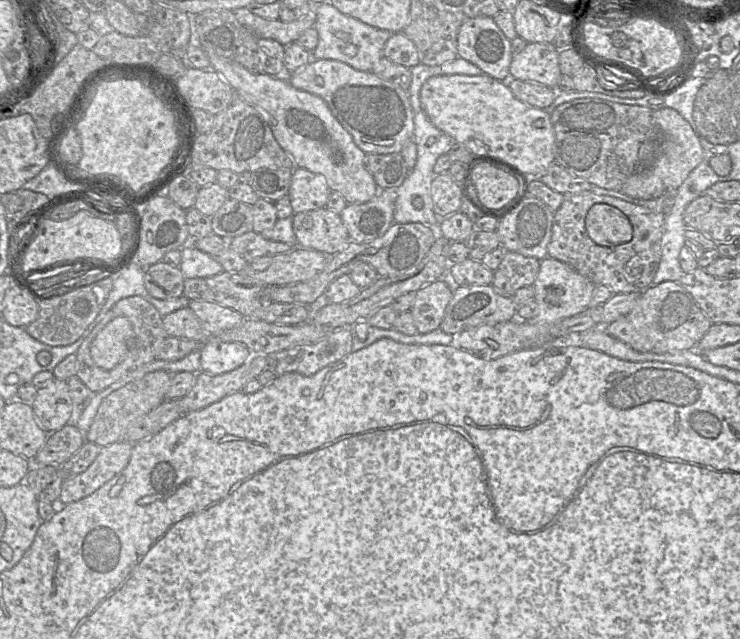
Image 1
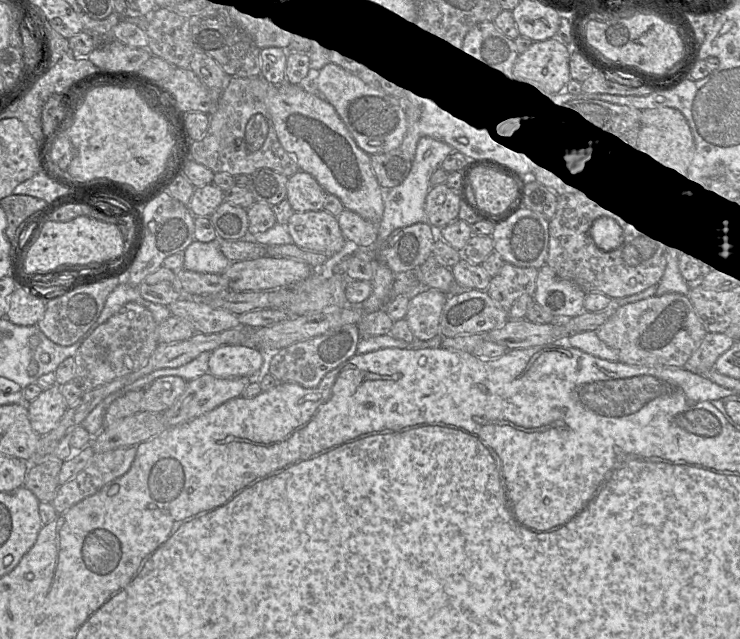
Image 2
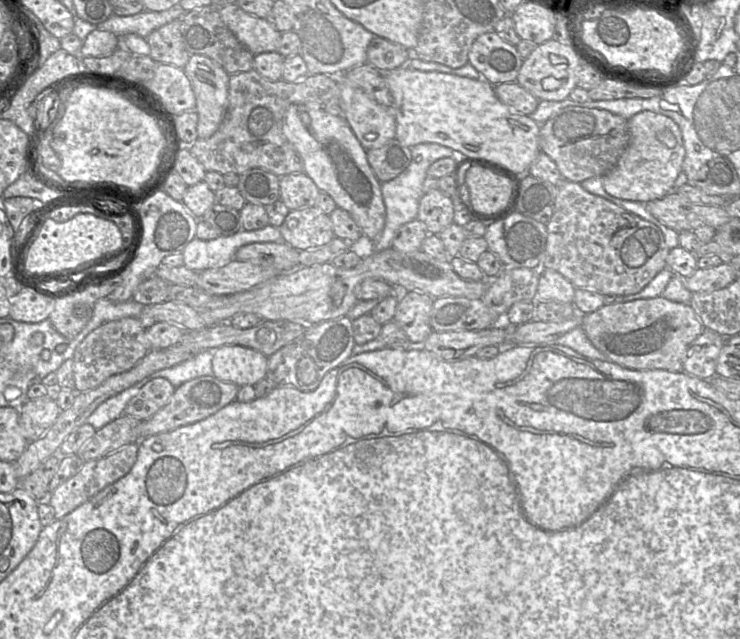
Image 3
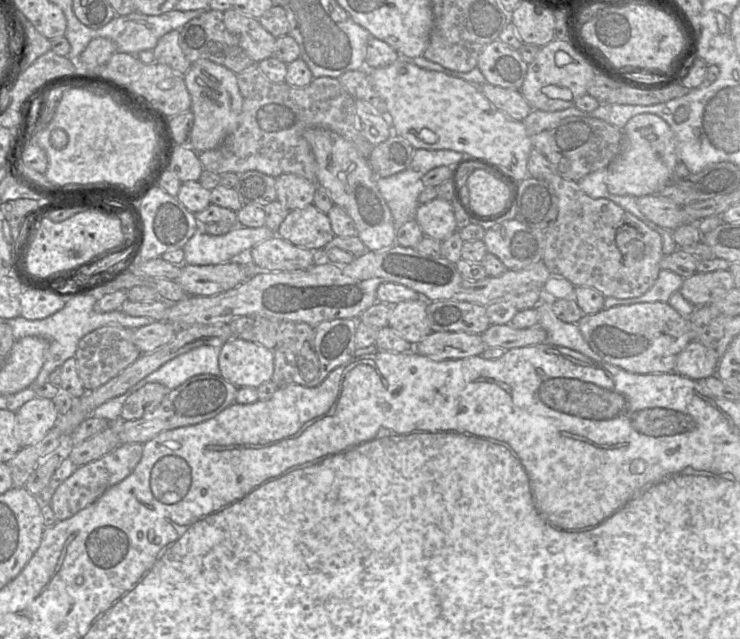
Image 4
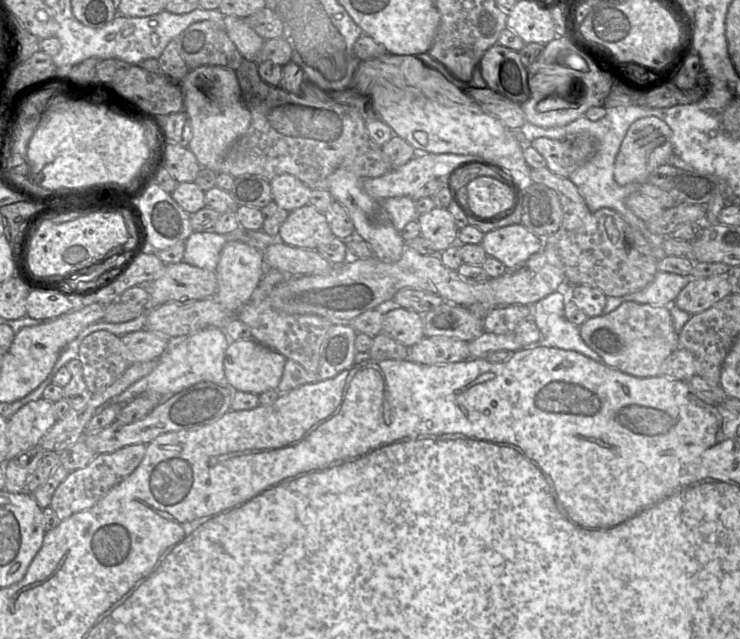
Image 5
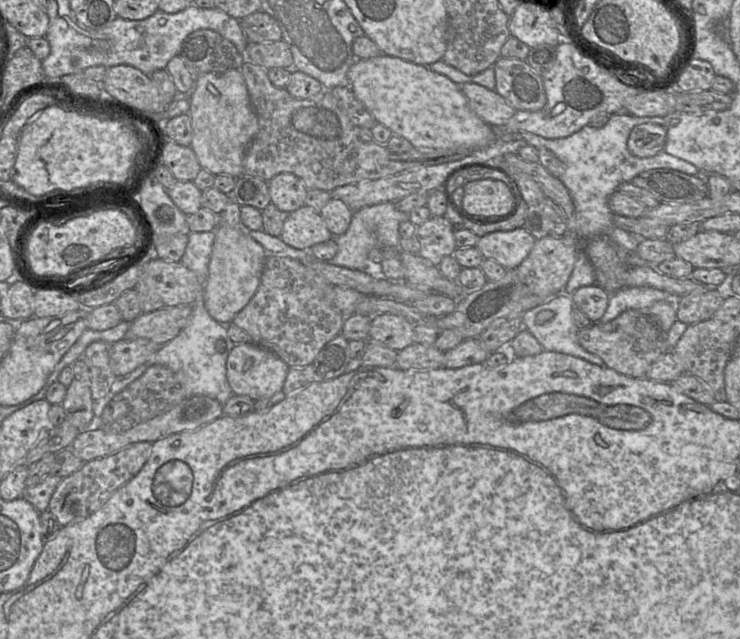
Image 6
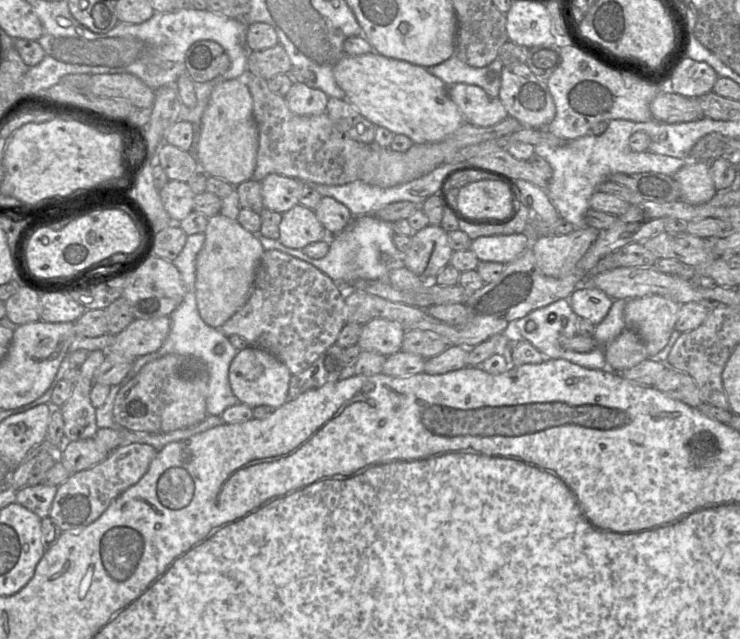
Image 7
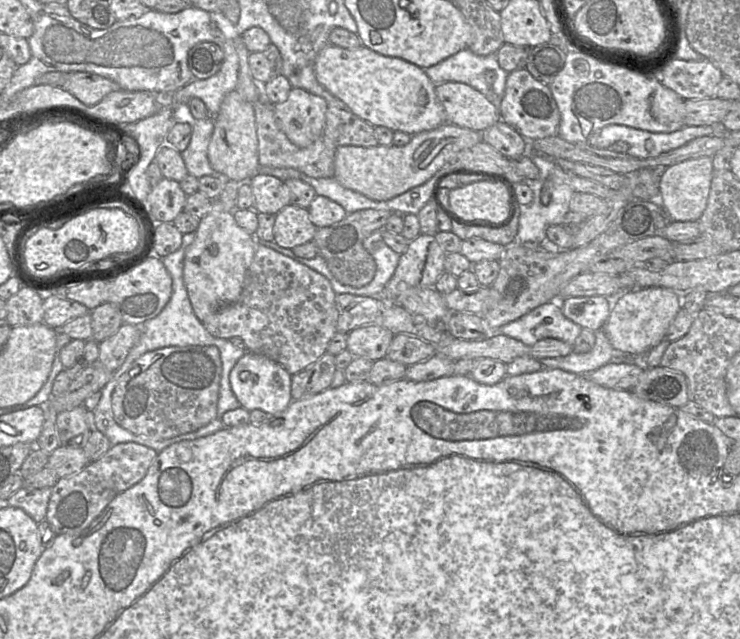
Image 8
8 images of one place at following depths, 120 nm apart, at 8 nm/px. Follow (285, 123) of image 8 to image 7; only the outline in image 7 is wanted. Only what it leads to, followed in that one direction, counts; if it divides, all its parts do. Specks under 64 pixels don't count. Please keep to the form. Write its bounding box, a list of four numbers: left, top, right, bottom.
[284,82,329,116]

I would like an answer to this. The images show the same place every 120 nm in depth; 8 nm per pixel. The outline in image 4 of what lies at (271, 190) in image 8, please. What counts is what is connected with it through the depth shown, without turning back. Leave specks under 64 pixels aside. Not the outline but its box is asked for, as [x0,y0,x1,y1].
[276,174,316,211]

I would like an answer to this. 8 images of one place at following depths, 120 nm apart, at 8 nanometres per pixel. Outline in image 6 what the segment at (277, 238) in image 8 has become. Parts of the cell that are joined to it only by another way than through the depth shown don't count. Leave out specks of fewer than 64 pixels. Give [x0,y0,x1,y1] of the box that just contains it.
[280,205,333,250]

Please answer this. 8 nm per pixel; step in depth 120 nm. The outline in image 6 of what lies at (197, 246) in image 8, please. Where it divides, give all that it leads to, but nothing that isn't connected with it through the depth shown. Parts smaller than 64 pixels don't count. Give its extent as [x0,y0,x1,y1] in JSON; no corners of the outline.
[202,224,268,325]

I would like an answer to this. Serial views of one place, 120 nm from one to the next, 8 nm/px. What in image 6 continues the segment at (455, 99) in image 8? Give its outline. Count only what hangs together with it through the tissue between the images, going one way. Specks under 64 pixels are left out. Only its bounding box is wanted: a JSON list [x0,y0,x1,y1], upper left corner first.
[459,82,517,128]

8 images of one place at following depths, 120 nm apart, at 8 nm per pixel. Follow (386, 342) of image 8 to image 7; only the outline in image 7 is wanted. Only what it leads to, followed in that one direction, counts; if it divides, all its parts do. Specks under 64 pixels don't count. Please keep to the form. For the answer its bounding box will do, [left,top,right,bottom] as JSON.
[357,318,405,357]

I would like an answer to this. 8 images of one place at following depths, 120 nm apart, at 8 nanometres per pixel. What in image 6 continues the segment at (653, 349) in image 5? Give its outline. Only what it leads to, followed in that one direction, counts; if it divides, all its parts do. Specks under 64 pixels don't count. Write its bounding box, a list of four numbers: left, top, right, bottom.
[578,310,667,378]

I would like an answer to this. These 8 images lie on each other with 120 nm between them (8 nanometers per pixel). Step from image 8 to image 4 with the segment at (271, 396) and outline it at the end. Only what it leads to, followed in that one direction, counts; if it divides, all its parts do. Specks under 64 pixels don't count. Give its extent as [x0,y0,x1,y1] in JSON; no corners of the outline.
[219,338,274,388]

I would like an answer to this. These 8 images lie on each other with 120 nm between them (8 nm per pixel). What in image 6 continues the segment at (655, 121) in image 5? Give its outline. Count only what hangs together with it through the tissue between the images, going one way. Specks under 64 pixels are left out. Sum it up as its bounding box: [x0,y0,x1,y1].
[627,123,666,157]

